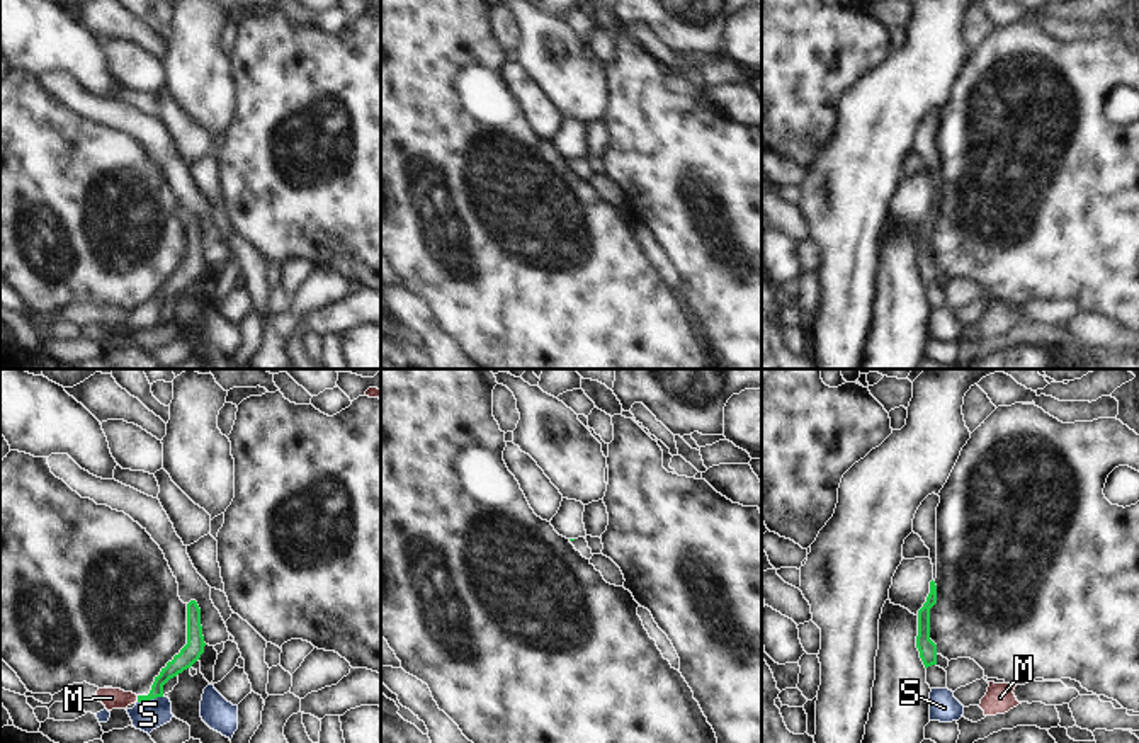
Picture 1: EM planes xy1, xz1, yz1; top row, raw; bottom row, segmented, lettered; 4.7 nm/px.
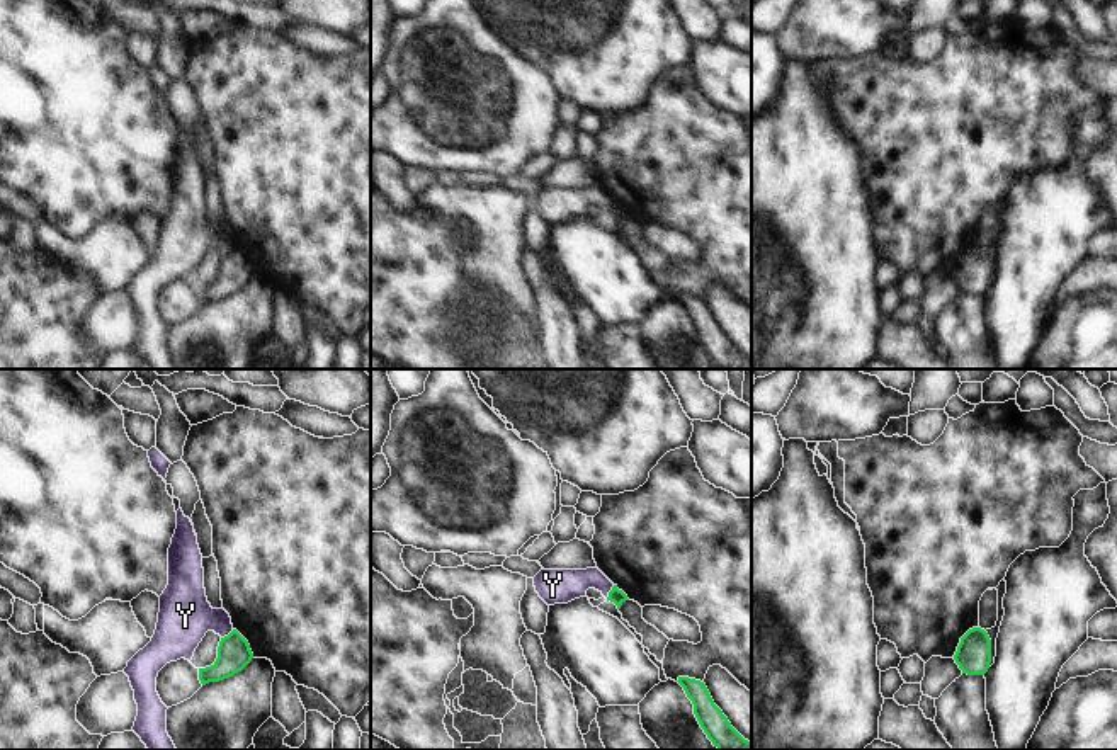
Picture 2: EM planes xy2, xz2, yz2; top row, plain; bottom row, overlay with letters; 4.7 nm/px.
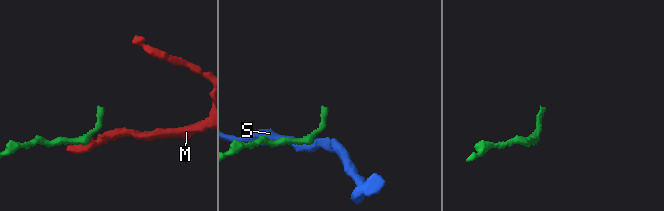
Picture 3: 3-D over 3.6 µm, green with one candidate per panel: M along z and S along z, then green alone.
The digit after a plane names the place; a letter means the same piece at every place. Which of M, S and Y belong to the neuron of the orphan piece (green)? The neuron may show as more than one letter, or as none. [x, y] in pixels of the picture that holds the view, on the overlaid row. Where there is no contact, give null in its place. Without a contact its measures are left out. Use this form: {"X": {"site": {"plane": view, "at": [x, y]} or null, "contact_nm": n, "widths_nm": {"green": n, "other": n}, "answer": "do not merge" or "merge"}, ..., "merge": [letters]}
{"M": {"site": {"plane": "xy1", "at": [138, 699]}, "contact_nm": 30, "widths_nm": {"green": 80, "other": 100}, "answer": "do not merge"}, "S": {"site": {"plane": "xy1", "at": [150, 699]}, "contact_nm": 130, "widths_nm": {"green": 90, "other": 140}, "answer": "do not merge"}, "Y": {"site": {"plane": "xz2", "at": [609, 592]}, "contact_nm": 80, "widths_nm": {"green": 70, "other": 160}, "answer": "do not merge"}, "merge": []}

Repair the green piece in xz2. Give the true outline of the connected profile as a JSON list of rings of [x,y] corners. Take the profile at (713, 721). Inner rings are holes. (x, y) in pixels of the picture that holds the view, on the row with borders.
[[[678,677],[677,680],[694,704],[694,714],[717,750],[751,750],[751,741],[745,740],[714,704],[704,682]]]

